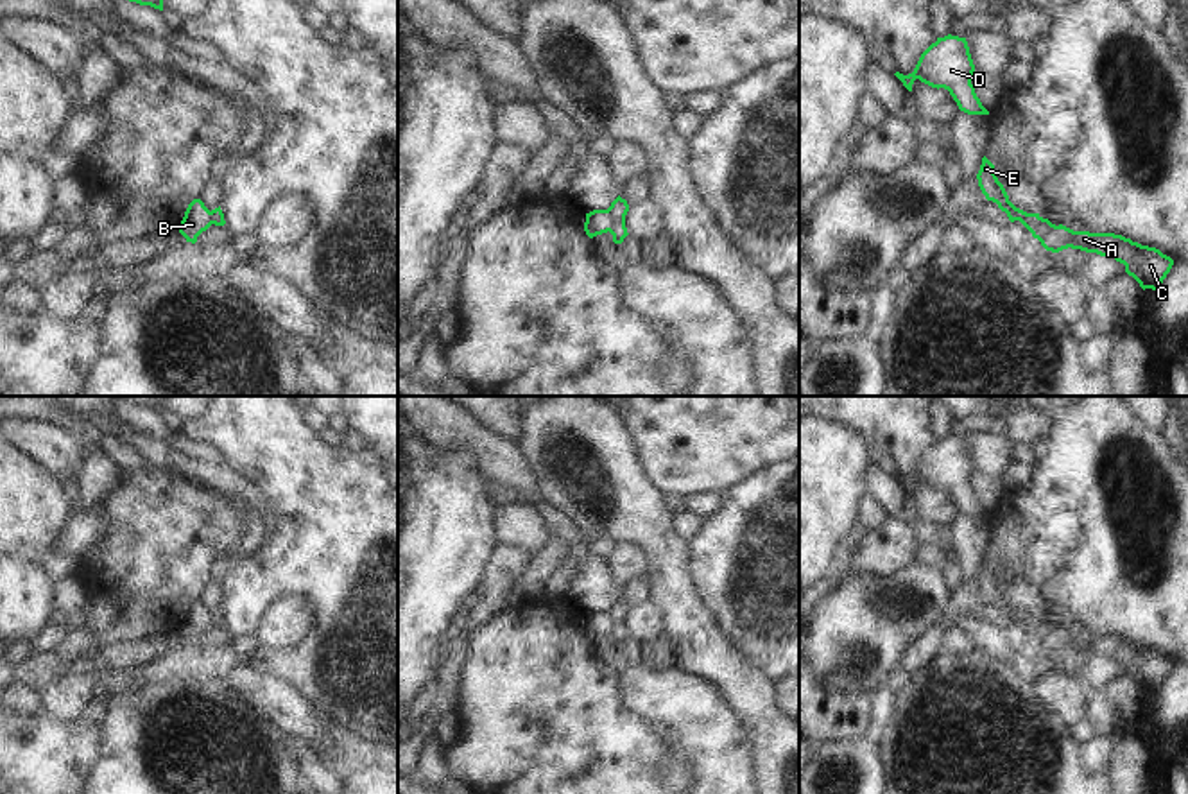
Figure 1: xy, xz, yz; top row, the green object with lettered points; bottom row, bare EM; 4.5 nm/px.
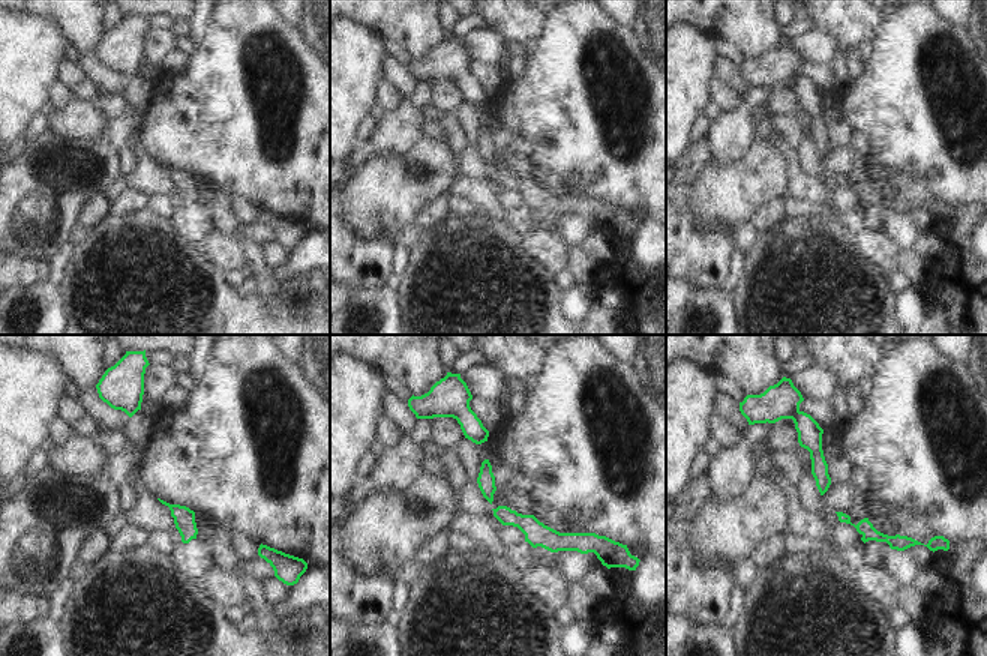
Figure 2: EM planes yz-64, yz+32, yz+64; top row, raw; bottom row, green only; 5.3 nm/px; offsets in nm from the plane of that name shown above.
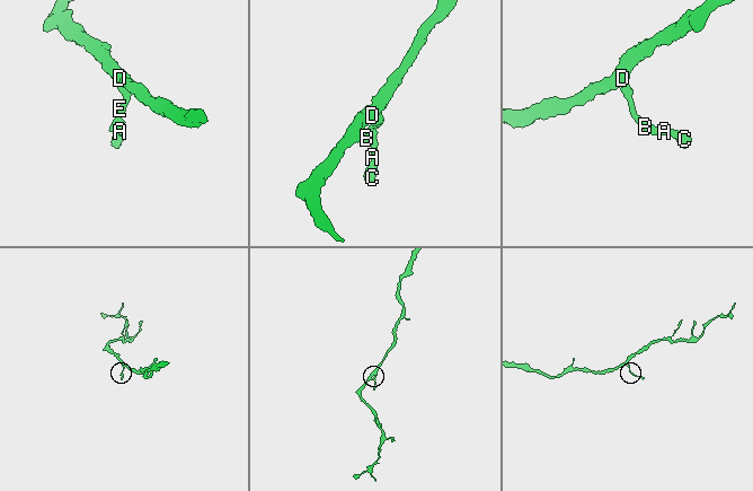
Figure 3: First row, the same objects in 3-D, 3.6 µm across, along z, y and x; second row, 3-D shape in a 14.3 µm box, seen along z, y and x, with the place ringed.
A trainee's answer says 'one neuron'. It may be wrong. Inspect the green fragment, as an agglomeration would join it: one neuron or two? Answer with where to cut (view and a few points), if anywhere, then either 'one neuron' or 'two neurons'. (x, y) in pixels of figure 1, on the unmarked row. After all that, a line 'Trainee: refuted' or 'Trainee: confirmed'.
cut xz (606, 612), (610, 633); two neurons
Trainee: refuted

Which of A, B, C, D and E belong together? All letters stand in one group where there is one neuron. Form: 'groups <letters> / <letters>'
groups A C / B D E

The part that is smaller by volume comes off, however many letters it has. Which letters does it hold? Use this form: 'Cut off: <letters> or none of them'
Cut off: A, C.

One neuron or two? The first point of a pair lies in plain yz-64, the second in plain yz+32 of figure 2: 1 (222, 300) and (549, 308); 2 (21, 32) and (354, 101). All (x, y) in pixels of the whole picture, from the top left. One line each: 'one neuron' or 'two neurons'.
1: one neuron
2: one neuron

